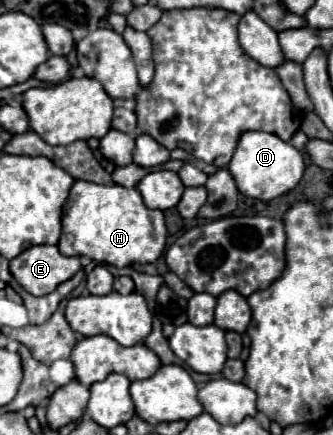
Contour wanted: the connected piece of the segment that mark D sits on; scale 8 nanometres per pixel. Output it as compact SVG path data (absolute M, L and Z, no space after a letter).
M248 131L240 137L234 157L228 163L228 169L230 173L234 173L234 181L238 181L240 193L260 201L270 201L288 193L300 183L304 175L304 159L298 149L282 141L280 137L264 131Z

